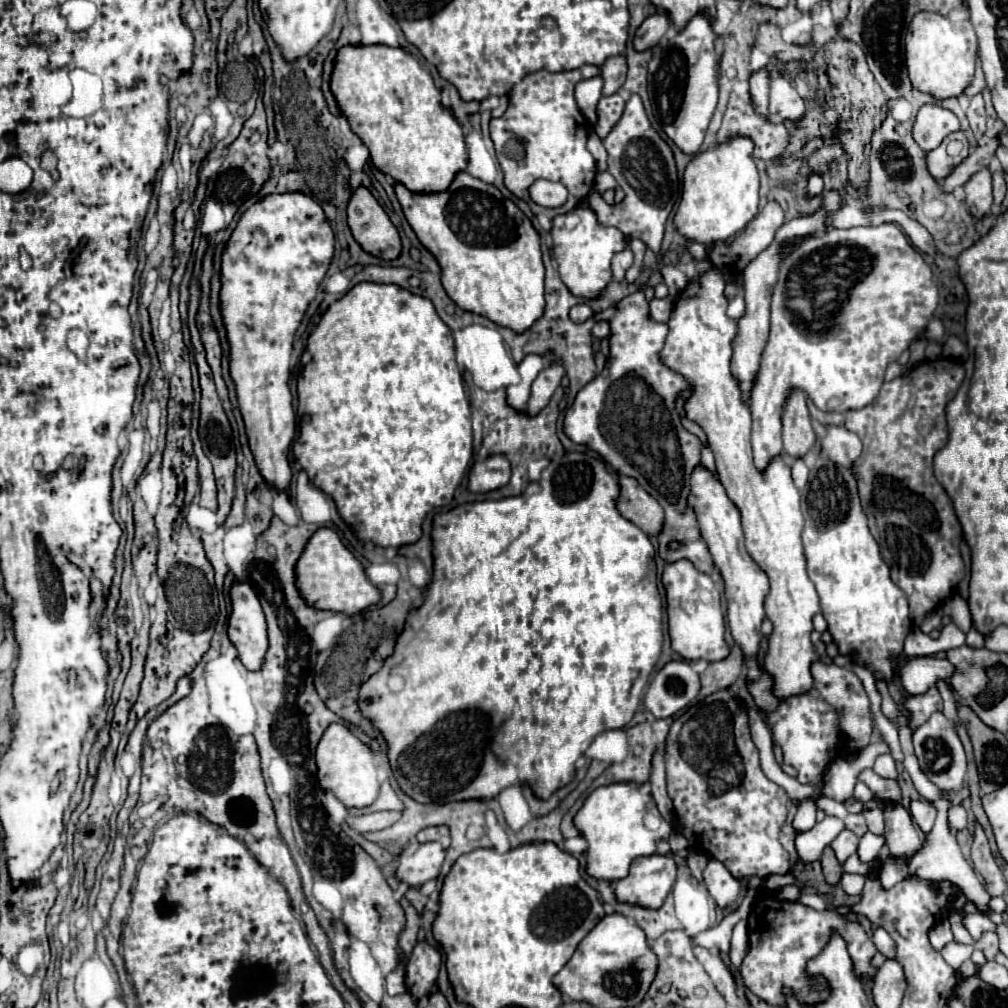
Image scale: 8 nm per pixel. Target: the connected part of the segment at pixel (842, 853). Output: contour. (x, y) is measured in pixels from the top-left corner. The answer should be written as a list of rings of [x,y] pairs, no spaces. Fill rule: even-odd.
[[[844,829],[834,841],[832,841],[832,849],[838,857],[838,861],[846,861],[846,857],[850,857],[850,853],[854,853],[858,847],[858,837],[852,835],[848,829]]]

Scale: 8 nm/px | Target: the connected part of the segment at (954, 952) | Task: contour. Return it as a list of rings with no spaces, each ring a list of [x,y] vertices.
[[[948,943],[948,945],[942,949],[944,961],[946,961],[950,967],[954,967],[954,969],[958,969],[966,959],[970,959],[970,955],[972,955],[972,947],[970,947],[970,945],[962,945],[962,943]]]

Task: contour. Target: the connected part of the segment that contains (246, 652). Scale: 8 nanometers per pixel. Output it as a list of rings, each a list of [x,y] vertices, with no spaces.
[[[248,583],[232,585],[232,615],[228,637],[238,649],[238,659],[250,671],[260,671],[268,651],[268,629],[262,605]]]

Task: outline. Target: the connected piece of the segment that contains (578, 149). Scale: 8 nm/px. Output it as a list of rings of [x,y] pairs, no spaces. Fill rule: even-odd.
[[[584,65],[574,71],[560,73],[536,71],[510,89],[506,113],[500,119],[490,121],[490,135],[496,147],[496,157],[504,171],[504,185],[516,197],[524,199],[534,213],[546,213],[548,217],[568,213],[578,207],[594,187],[596,163],[586,147],[590,125],[576,105],[574,87],[576,83],[598,75],[600,69],[596,65]],[[536,179],[560,181],[566,185],[568,201],[558,209],[544,209],[536,205],[528,195],[528,187]]]

